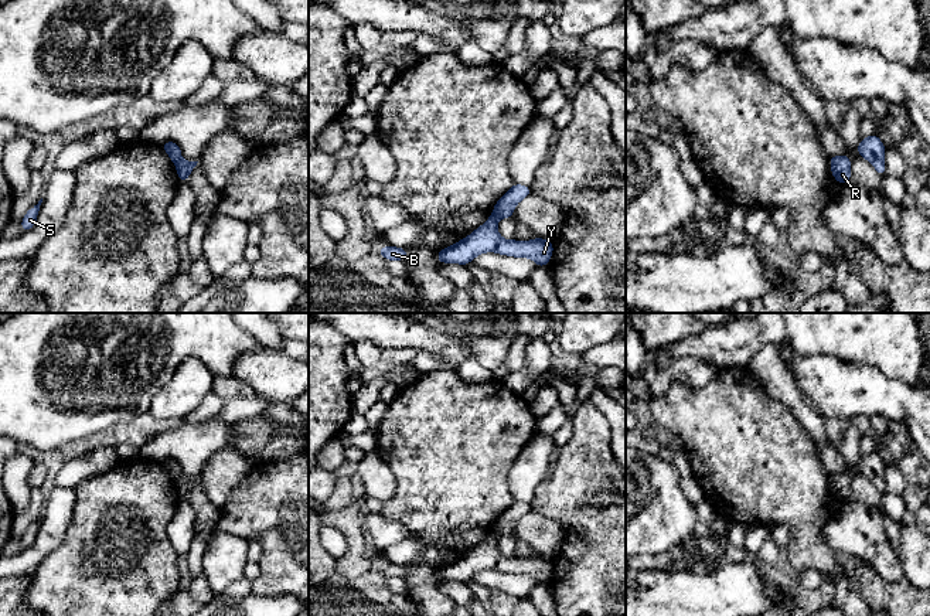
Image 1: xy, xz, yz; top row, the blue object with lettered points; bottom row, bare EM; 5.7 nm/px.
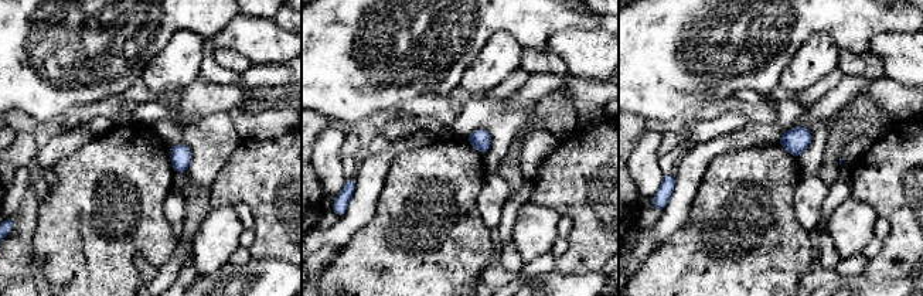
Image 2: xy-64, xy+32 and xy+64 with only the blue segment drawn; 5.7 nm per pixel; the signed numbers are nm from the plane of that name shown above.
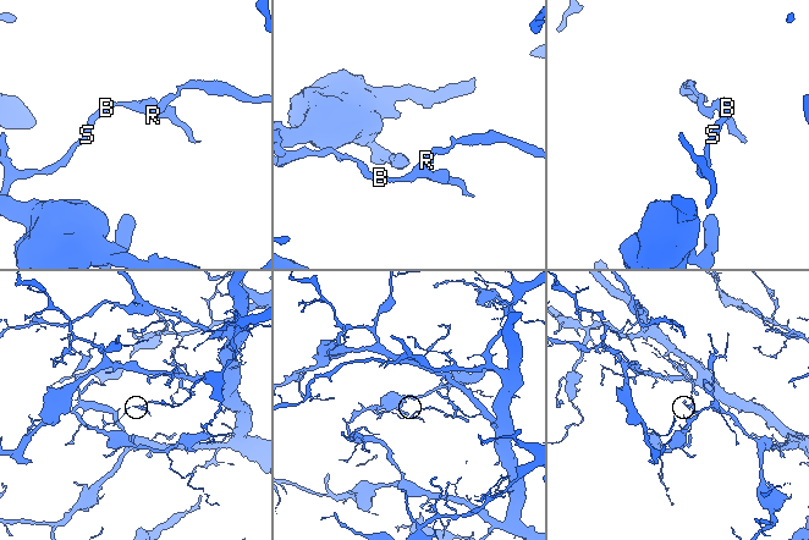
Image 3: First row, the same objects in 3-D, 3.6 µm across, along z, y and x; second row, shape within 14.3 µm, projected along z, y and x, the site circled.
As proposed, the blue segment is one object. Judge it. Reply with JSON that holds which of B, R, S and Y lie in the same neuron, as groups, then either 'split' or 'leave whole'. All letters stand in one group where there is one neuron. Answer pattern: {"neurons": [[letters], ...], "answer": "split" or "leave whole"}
{"neurons": [["B", "S", "Y"], ["R"]], "answer": "split"}

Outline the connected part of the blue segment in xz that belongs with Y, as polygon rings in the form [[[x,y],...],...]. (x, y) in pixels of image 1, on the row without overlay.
[[[491,531],[488,537],[470,552],[449,565],[440,566],[436,576],[440,581],[469,582],[476,574],[484,569],[495,569],[512,575],[529,575],[539,585],[546,583],[552,575],[553,559],[541,554],[531,558],[507,558],[498,551],[497,541],[498,535]]]

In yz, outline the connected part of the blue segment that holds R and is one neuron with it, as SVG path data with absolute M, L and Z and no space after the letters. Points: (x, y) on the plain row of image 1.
M846 472L829 473L831 491L838 501L851 498L851 476Z

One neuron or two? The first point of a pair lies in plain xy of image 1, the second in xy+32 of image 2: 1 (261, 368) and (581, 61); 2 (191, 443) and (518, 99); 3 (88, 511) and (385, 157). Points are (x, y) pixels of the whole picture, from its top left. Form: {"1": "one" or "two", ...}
{"1": "one", "2": "two", "3": "two"}

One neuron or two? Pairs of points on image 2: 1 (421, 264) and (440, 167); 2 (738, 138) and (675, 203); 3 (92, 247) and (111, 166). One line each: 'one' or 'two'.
1: one
2: one
3: one

